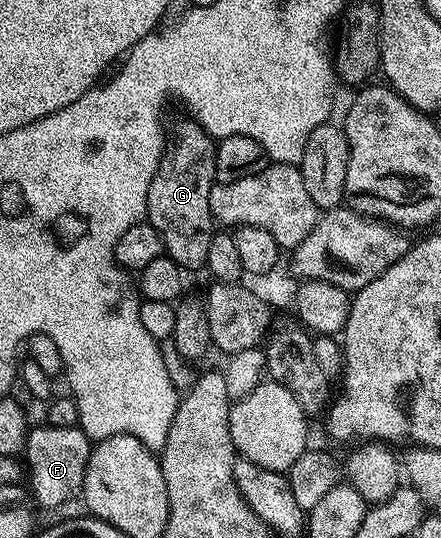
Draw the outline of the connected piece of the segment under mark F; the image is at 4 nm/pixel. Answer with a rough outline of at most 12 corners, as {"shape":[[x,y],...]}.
{"shape":[[33,426],[22,459],[31,498],[60,507],[84,486],[93,440]]}

